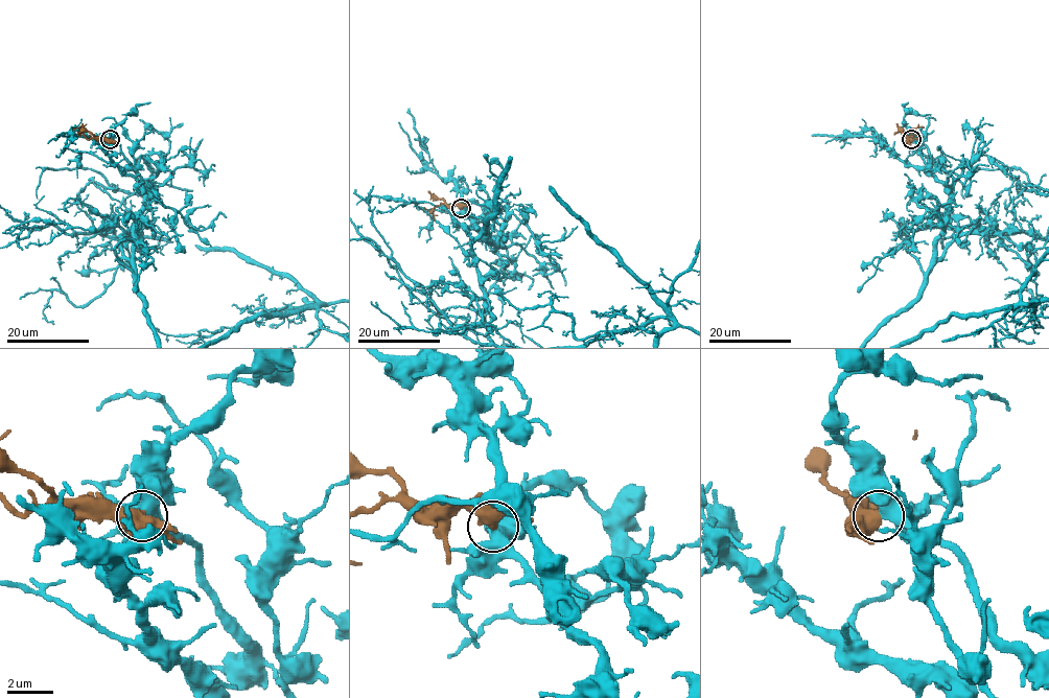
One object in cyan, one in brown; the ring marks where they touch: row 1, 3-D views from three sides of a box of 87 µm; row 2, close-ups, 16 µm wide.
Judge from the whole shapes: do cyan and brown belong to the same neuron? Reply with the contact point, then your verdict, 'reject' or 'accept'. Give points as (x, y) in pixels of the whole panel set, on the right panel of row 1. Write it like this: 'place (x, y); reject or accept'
place (911, 139); accept

